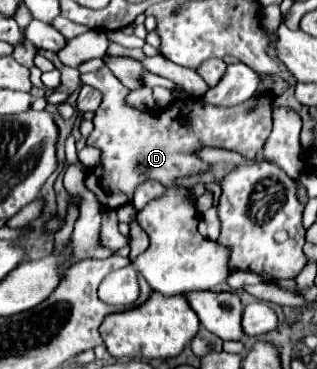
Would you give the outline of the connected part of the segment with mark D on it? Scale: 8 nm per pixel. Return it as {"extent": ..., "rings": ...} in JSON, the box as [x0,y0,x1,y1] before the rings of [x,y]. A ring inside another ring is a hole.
{"extent":[80,67,272,209],"rings":[[[102,67],[94,73],[80,75],[82,83],[96,89],[106,89],[102,105],[94,113],[94,131],[86,139],[86,145],[100,149],[100,163],[94,167],[96,175],[86,175],[84,185],[100,201],[100,191],[104,191],[104,207],[118,209],[132,201],[138,185],[146,181],[158,181],[166,189],[176,187],[178,177],[202,175],[212,169],[210,163],[196,157],[196,151],[204,147],[228,149],[244,155],[246,159],[256,159],[272,131],[272,93],[256,93],[244,105],[234,105],[232,109],[220,109],[218,105],[208,105],[200,99],[176,99],[170,107],[162,109],[156,117],[152,111],[140,111],[126,103],[130,89],[124,89],[116,75]],[[256,103],[254,109],[250,105]],[[96,185],[96,187],[94,187]]]}

